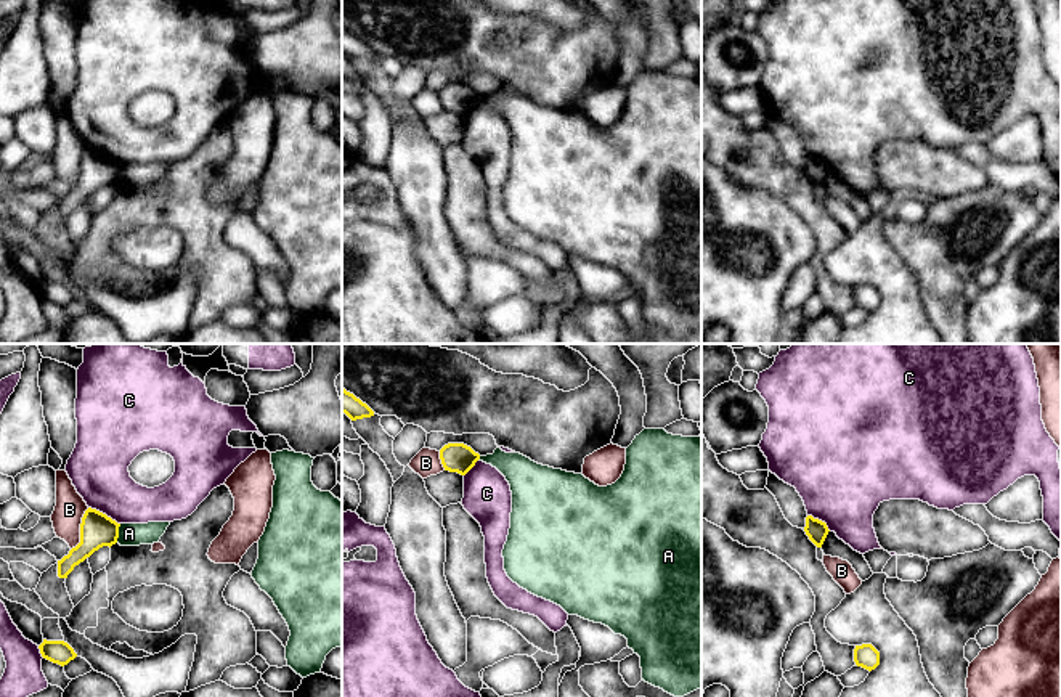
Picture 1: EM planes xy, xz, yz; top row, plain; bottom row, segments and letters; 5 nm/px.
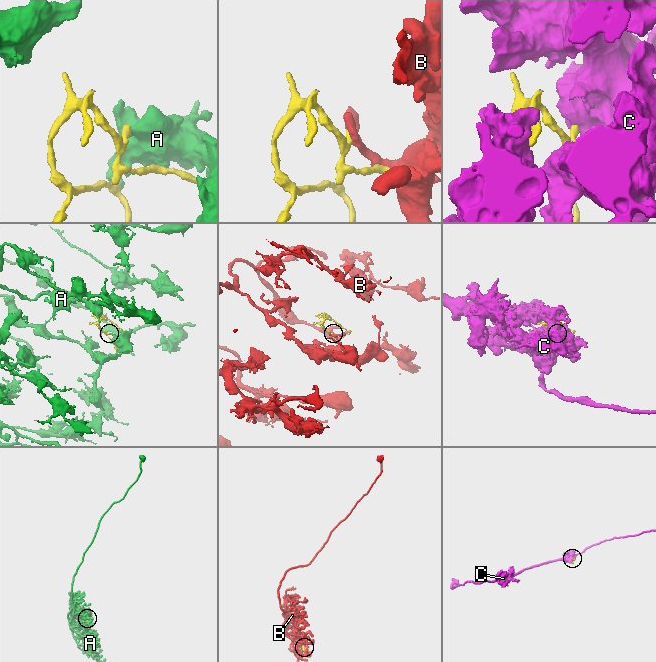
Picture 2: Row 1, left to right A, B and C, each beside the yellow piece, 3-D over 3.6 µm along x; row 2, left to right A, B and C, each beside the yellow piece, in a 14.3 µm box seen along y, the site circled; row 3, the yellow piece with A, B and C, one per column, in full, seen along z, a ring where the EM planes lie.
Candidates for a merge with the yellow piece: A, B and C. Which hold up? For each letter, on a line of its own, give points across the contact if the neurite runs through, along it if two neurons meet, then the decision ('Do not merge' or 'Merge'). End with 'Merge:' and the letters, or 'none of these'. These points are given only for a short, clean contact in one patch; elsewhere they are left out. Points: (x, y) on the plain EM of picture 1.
A: Boundary: xy (121, 164), (116, 182). Do not merge
B: Do not merge
C: Do not merge
Merge: none of these

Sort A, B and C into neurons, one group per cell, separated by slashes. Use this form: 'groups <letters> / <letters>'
groups A / B / C

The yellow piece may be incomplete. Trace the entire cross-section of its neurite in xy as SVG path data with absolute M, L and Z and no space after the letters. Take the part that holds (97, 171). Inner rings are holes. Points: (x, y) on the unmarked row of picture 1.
M88 148L80 164L80 183L69 191L61 201L58 201L58 217L67 218L75 206L90 198L103 186L112 186L119 178L119 167L116 161L106 154Z

